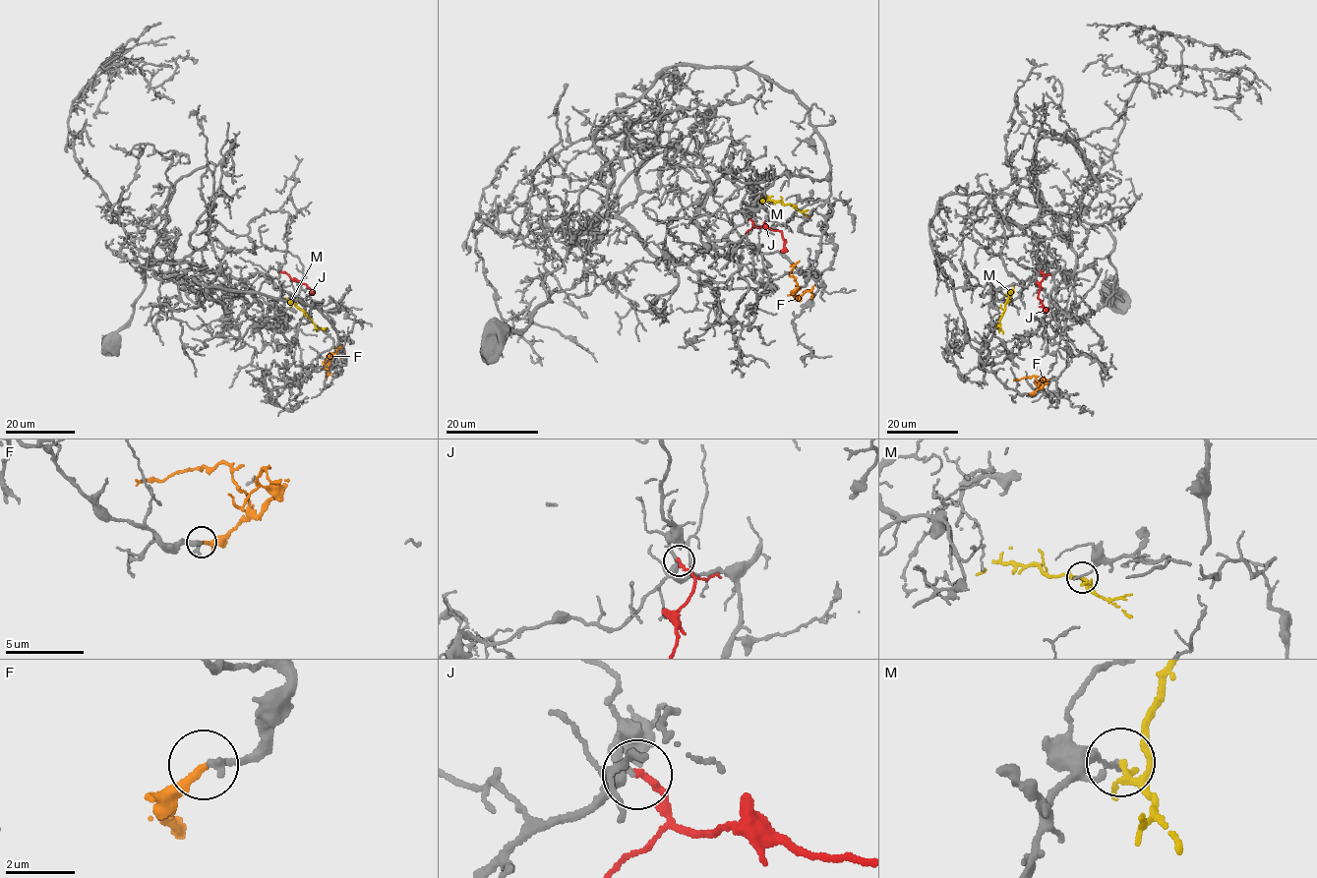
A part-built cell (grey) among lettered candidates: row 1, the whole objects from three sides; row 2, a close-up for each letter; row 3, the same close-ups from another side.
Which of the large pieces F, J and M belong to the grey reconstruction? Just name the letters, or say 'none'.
F, J

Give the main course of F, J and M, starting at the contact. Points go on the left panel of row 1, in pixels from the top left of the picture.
F: (330, 375), (329, 372), (330, 358), (328, 355), (323, 364), (329, 368)
J: (280, 272), (307, 286), (310, 294)
M: (315, 328), (316, 325), (302, 310), (285, 298)

